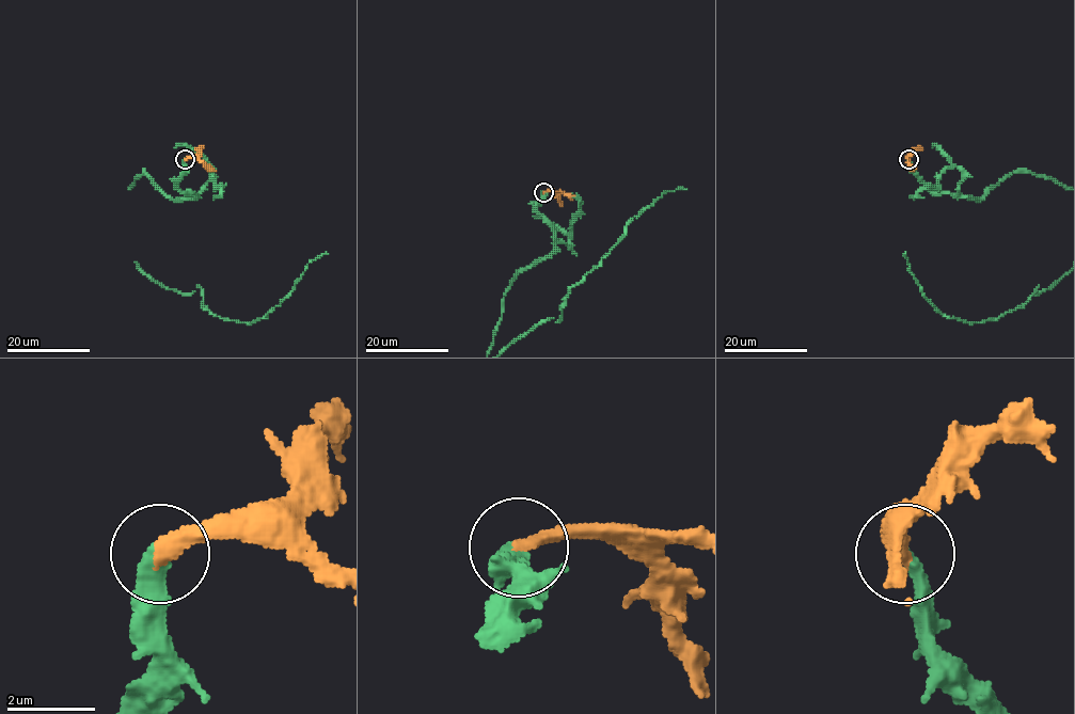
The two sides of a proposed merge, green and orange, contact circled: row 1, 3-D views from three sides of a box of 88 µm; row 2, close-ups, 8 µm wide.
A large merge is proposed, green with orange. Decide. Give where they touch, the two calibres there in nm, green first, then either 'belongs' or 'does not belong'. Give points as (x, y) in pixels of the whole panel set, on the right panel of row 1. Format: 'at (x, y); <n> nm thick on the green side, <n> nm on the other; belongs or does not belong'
at (908, 159); 400 nm thick on the green side, 360 nm on the other; belongs

